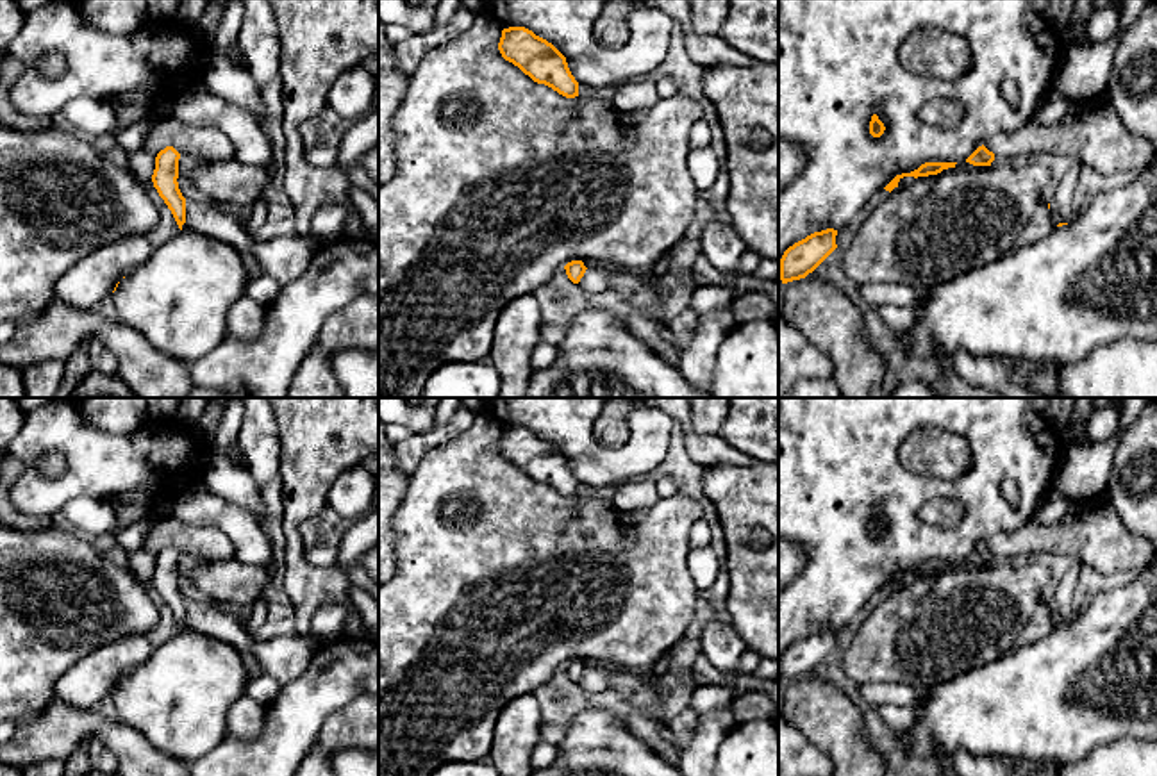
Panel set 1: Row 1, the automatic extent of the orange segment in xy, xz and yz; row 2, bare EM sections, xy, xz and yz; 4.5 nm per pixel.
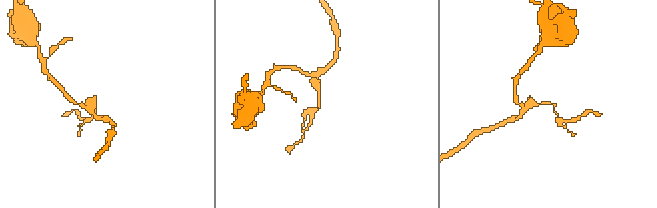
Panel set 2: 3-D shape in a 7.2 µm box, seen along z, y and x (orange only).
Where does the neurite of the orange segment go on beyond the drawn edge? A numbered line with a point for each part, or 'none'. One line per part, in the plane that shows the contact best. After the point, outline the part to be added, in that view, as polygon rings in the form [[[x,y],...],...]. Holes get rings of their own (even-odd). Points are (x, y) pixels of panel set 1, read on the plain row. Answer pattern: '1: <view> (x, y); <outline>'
none

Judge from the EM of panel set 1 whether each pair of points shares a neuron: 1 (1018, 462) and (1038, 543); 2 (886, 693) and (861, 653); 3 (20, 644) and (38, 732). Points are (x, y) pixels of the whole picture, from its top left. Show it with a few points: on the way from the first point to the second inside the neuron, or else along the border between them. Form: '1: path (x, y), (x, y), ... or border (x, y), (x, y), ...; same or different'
1: border (1032, 518), (1013, 530), (993, 534); different
2: border (922, 682), (863, 682), (859, 685); different
3: border (52, 696), (36, 714), (18, 725); different

